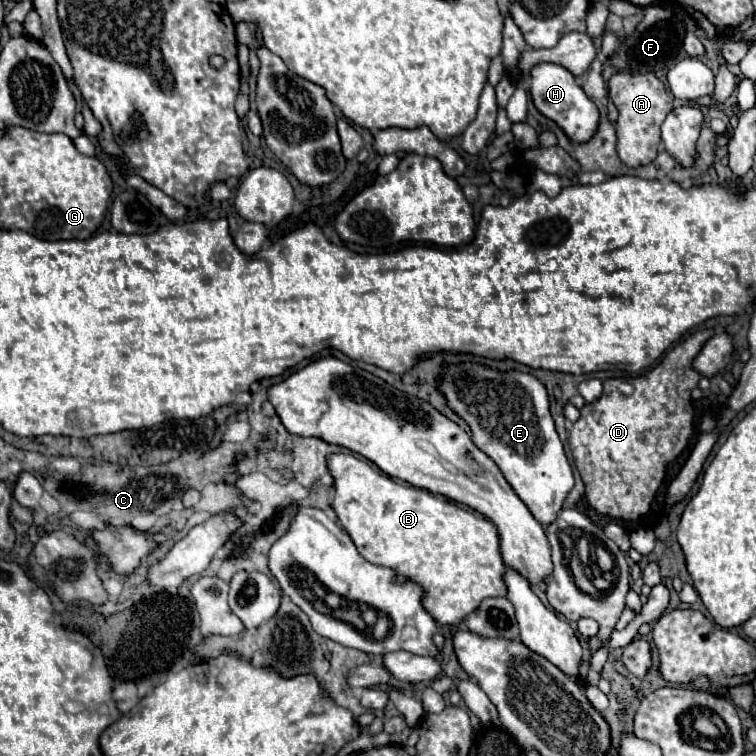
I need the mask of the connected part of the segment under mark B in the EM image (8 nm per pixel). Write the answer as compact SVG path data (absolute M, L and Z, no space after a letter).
M349 451L332 453L332 455L326 457L326 461L328 461L328 471L330 471L332 479L334 479L334 483L332 483L332 509L334 509L334 513L336 513L338 523L346 529L346 533L348 533L350 539L352 539L352 543L354 543L356 549L360 551L360 555L362 555L366 561L374 563L374 565L390 567L396 575L404 575L404 577L412 579L414 583L418 583L418 585L422 587L422 591L424 591L424 595L422 595L422 605L424 605L424 609L426 609L438 623L444 623L444 625L458 625L468 613L472 613L472 611L480 605L482 599L488 599L488 597L504 597L504 595L506 595L506 585L504 585L504 581L502 581L502 575L504 575L504 569L506 569L506 567L504 567L504 561L502 561L502 555L500 555L498 531L496 531L496 527L494 527L492 521L488 521L486 517L476 515L476 513L472 513L472 511L466 511L466 509L458 507L456 503L446 501L446 497L434 495L434 493L430 493L430 491L426 491L426 489L418 489L418 487L408 485L405 481L390 477L382 472L374 463L358 454Z

